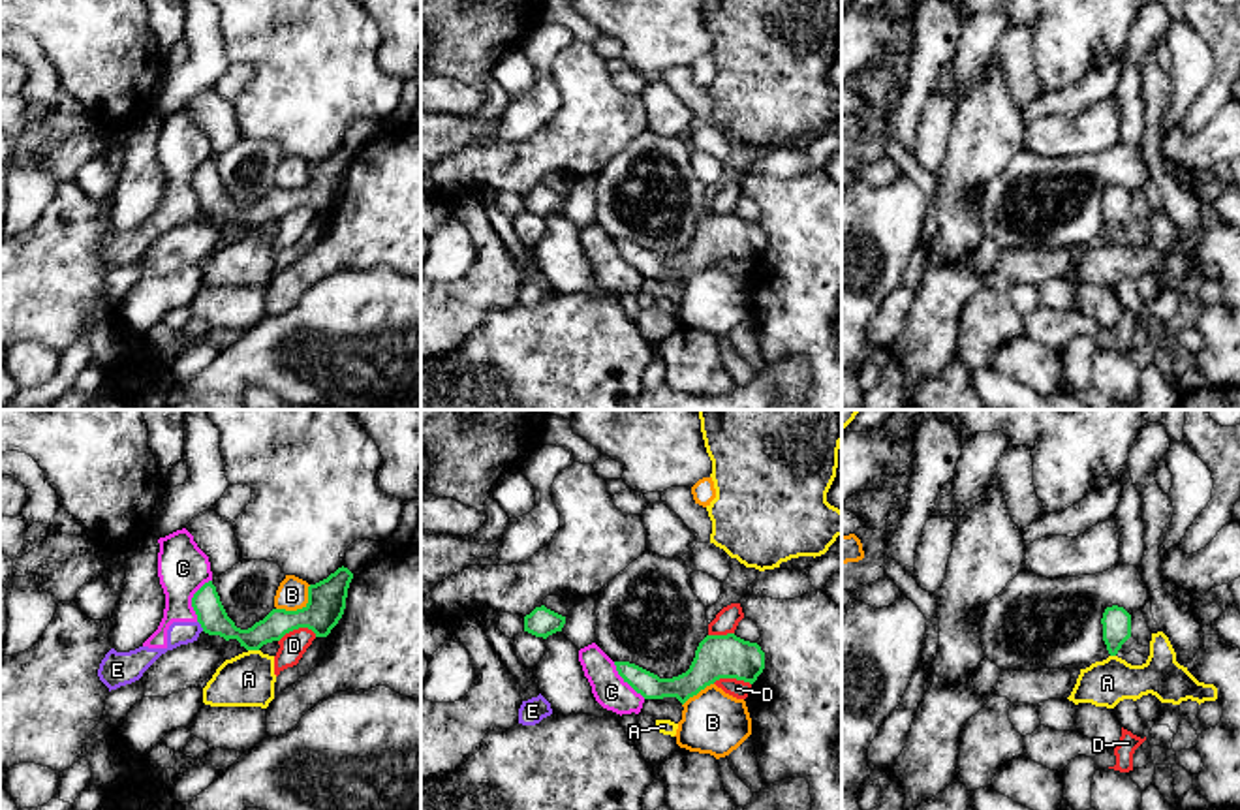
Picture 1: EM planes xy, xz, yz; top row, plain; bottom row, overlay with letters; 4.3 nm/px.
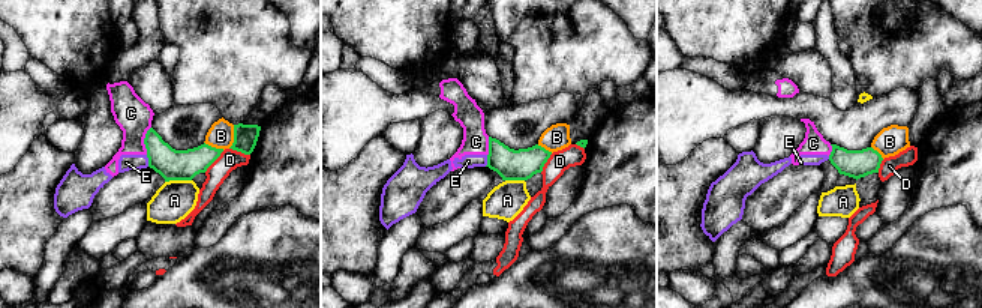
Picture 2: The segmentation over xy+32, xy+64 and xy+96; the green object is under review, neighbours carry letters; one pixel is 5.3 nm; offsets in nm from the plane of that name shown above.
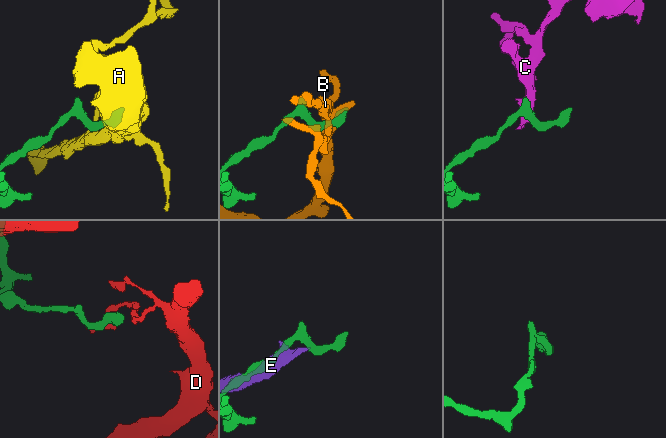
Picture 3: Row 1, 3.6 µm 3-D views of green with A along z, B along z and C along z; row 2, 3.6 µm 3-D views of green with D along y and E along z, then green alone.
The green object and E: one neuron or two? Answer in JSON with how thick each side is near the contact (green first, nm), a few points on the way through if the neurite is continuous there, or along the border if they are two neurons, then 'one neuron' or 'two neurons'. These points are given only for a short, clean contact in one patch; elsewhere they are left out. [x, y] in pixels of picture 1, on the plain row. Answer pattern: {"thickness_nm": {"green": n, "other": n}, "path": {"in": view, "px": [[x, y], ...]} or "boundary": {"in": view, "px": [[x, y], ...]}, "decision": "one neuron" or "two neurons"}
{"thickness_nm": {"green": 120, "other": 100}, "boundary": {"in": "xy", "px": [[198, 200], [203, 209]]}, "decision": "two neurons"}

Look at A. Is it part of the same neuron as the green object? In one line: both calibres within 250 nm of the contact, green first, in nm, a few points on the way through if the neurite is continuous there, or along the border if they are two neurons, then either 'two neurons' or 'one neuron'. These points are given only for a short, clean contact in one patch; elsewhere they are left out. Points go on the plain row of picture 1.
120 nm thick on the green side, 220 nm on the other; two neurons

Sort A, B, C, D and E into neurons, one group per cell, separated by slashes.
A / B / C E / D

